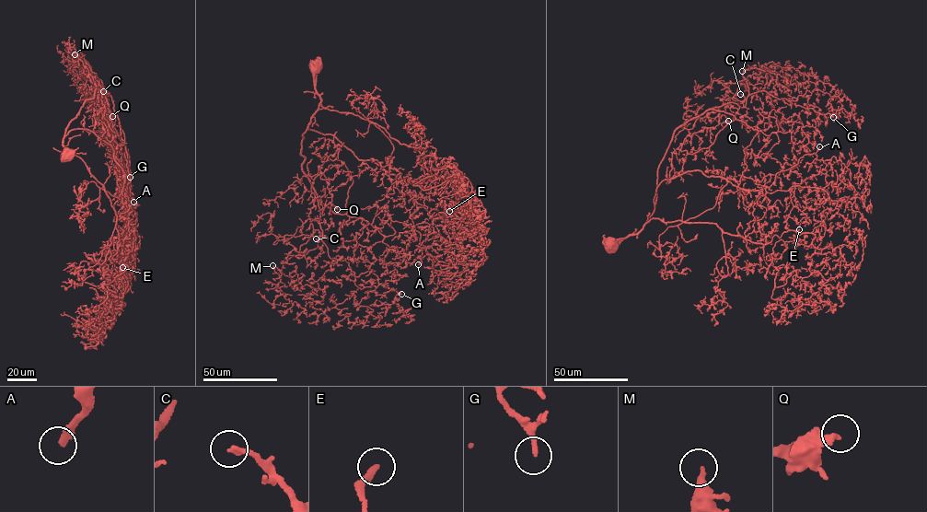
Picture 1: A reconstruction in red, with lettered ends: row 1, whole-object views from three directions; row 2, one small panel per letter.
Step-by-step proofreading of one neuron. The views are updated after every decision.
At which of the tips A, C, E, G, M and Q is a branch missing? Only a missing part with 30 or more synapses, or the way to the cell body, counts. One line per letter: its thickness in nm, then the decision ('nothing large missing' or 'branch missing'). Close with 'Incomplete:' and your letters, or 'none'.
A: 280 nm | branch missing
C: 240 nm | nothing large missing
E: 280 nm | nothing large missing
G: 180 nm | branch missing
M: 280 nm | branch missing
Q: 280 nm | nothing large missing
Incomplete: A, G, M

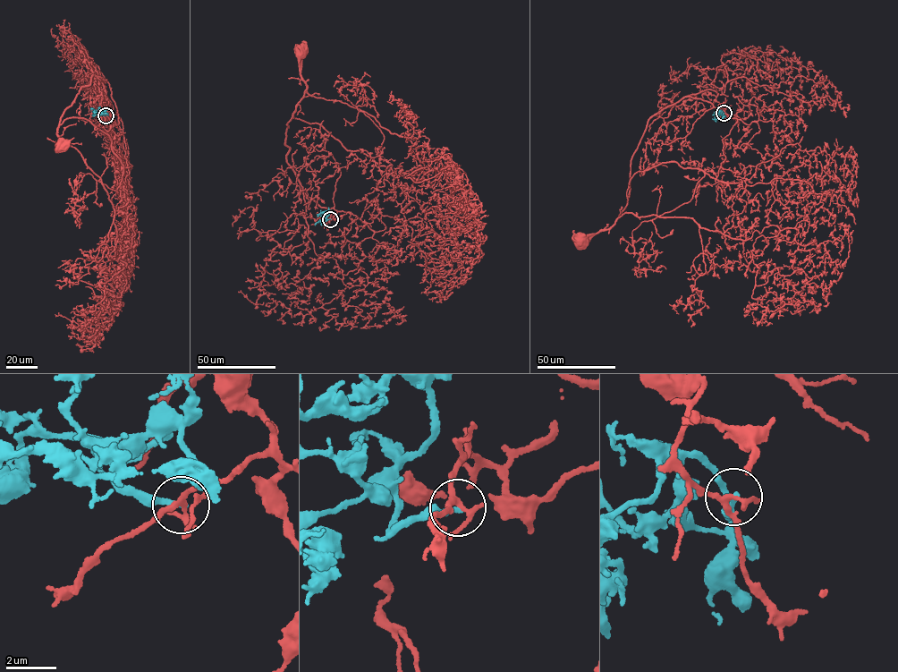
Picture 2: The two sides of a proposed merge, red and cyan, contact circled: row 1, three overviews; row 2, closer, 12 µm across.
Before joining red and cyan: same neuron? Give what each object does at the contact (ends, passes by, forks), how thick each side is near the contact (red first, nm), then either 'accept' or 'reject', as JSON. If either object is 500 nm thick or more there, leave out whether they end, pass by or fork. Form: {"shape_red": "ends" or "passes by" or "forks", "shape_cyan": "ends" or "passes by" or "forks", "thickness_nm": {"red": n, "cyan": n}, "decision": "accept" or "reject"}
{"shape_red": "forks", "shape_cyan": "ends", "thickness_nm": {"red": 190, "cyan": 200}, "decision": "reject"}

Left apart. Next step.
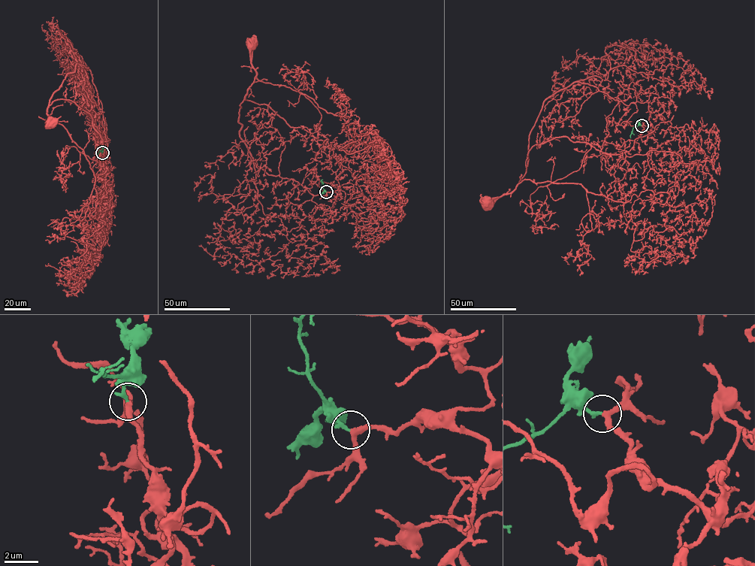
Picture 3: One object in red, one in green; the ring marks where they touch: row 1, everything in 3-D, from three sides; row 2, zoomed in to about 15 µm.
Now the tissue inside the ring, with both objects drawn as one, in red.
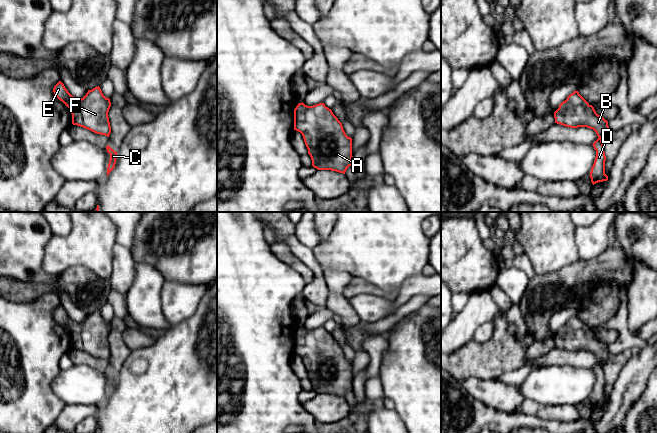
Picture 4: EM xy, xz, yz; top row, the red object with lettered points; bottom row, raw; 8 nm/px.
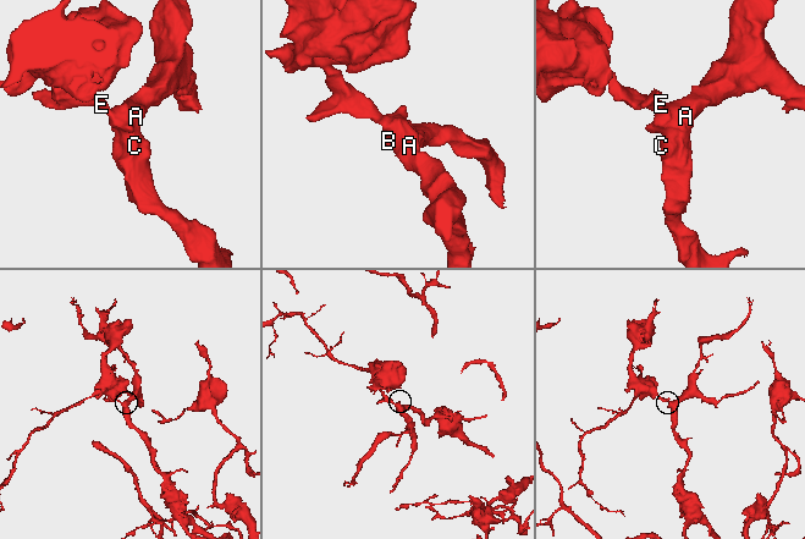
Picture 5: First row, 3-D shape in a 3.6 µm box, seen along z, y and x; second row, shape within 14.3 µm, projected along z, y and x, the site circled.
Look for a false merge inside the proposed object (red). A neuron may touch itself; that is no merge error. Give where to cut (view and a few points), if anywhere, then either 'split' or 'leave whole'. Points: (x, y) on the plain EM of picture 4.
no cut | leave whole

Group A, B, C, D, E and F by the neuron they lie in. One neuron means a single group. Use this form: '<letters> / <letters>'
A B C D E F

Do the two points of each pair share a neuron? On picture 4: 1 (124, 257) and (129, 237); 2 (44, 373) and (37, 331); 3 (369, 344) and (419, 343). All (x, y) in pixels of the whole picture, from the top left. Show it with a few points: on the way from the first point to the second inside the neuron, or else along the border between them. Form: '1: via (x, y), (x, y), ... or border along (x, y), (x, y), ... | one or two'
1: border along (116, 242), (129, 250) | two
2: via (37, 363), (37, 341) | one
3: border along (385, 336), (387, 348), (383, 353), (380, 366) | two

